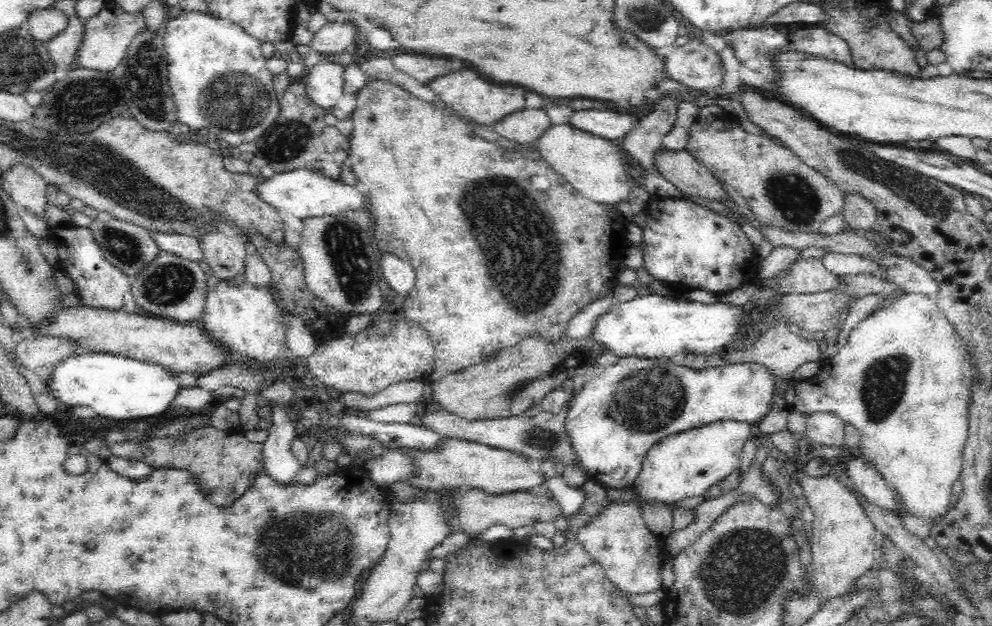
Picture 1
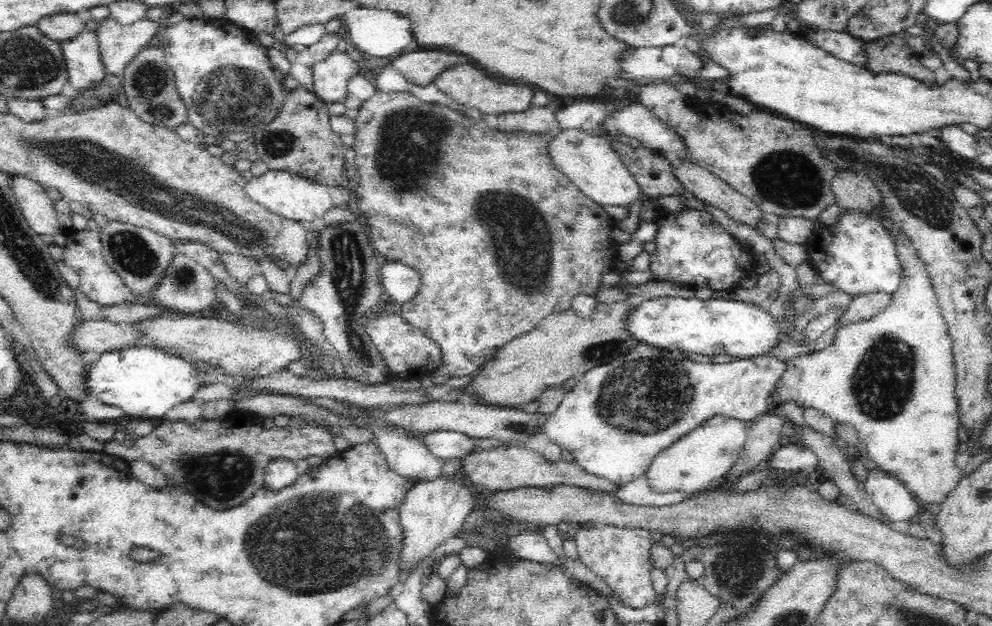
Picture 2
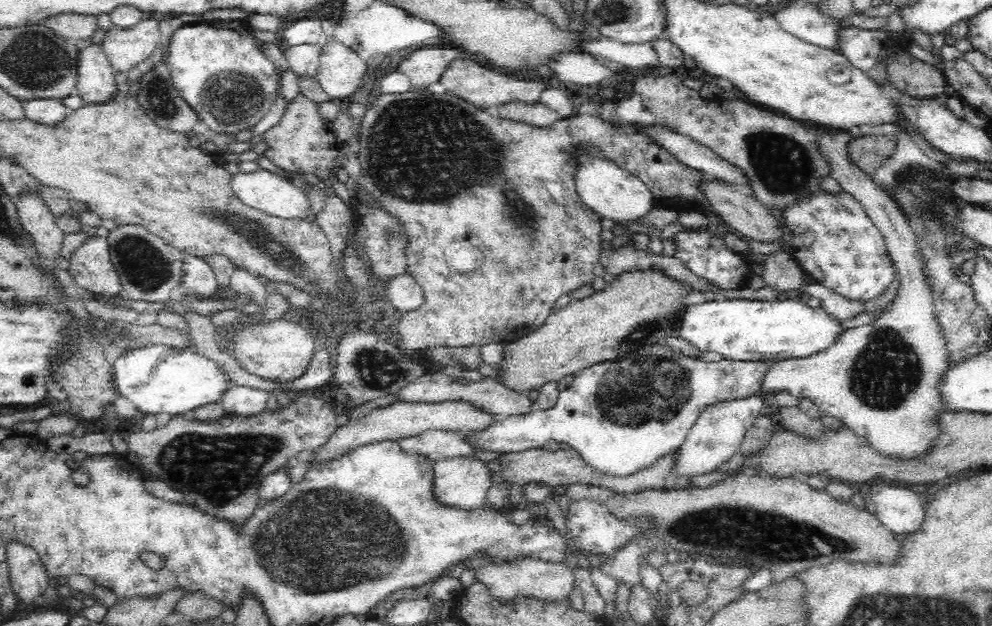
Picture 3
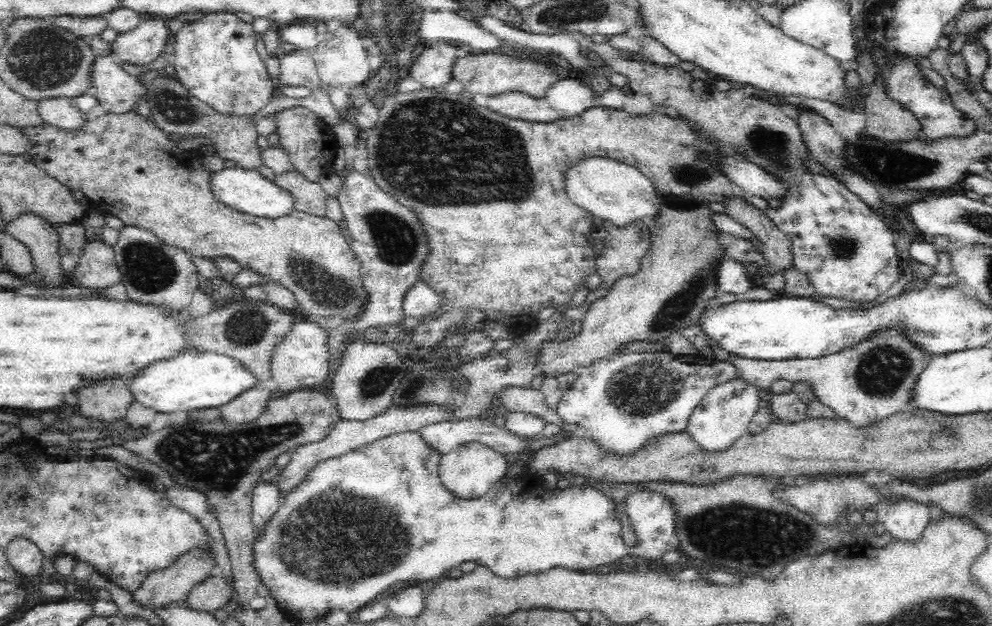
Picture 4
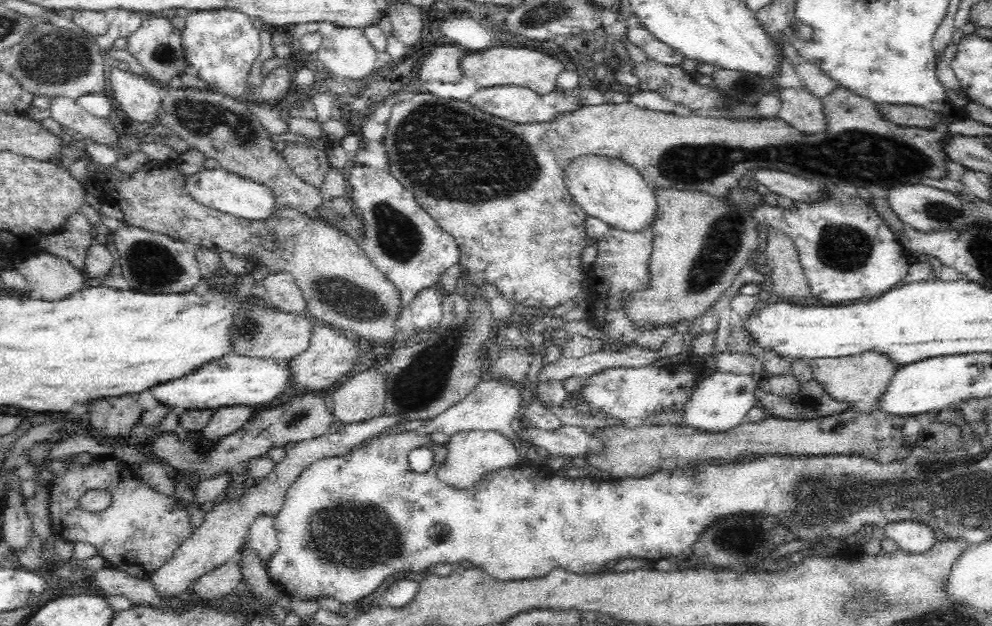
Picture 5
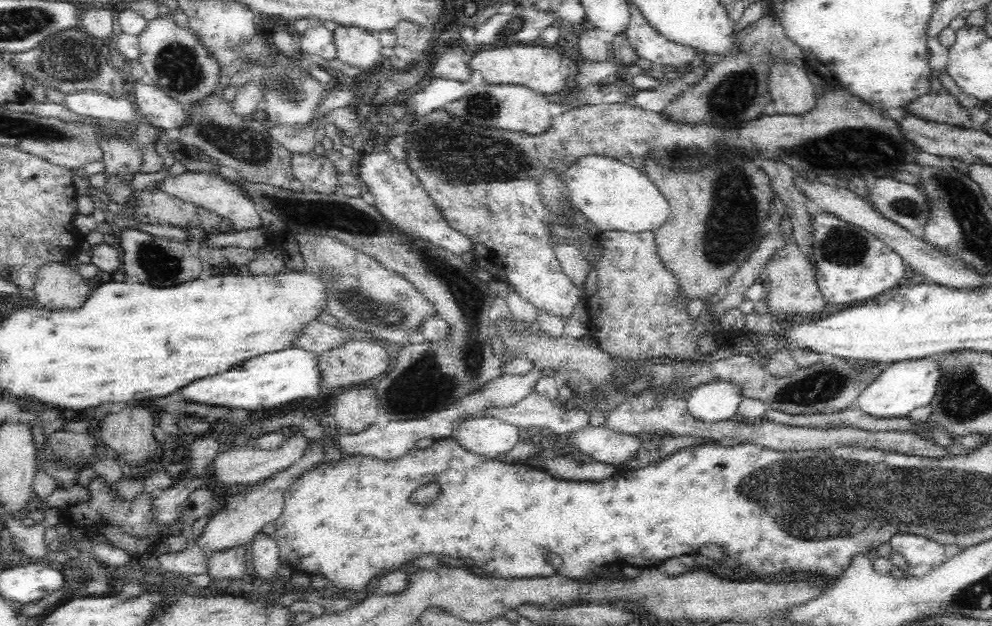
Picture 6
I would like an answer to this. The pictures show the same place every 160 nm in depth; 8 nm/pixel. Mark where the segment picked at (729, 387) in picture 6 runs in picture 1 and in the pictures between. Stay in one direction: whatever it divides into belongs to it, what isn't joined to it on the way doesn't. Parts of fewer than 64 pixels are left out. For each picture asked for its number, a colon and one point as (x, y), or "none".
1: (683, 465)
2: (702, 458)
3: (717, 434)
4: (725, 413)
5: (721, 401)

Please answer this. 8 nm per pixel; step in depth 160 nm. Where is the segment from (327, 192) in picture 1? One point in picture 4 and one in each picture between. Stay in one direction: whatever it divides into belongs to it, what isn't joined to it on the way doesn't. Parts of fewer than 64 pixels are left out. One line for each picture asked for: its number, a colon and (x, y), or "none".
2: (293, 197)
3: (264, 191)
4: (251, 192)

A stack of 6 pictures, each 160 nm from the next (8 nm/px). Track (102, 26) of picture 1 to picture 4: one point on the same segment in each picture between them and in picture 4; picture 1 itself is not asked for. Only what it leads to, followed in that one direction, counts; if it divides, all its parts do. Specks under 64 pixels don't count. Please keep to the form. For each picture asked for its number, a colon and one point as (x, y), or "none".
2: (119, 45)
3: (125, 48)
4: (149, 39)

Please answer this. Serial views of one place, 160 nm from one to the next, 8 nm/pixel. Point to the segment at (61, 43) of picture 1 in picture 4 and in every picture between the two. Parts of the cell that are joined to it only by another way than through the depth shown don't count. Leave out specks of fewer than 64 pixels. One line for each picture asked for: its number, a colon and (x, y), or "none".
2: (84, 65)
3: (97, 83)
4: (118, 92)

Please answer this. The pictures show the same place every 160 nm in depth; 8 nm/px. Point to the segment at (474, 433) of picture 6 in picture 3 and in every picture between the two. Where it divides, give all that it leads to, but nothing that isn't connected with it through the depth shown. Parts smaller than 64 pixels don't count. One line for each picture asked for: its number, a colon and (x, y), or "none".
3: (462, 481)
4: (469, 471)
5: (470, 453)

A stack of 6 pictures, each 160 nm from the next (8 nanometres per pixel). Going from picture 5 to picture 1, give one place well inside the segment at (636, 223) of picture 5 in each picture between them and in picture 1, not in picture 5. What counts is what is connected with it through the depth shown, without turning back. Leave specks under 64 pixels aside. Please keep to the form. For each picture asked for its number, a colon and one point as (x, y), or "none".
1: (592, 165)
2: (587, 160)
3: (613, 193)
4: (609, 189)

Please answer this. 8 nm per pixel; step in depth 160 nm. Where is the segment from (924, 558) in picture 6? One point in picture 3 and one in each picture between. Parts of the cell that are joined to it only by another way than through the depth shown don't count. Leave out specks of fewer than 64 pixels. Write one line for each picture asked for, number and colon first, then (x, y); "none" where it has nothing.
3: (900, 511)
4: (906, 521)
5: (913, 538)

